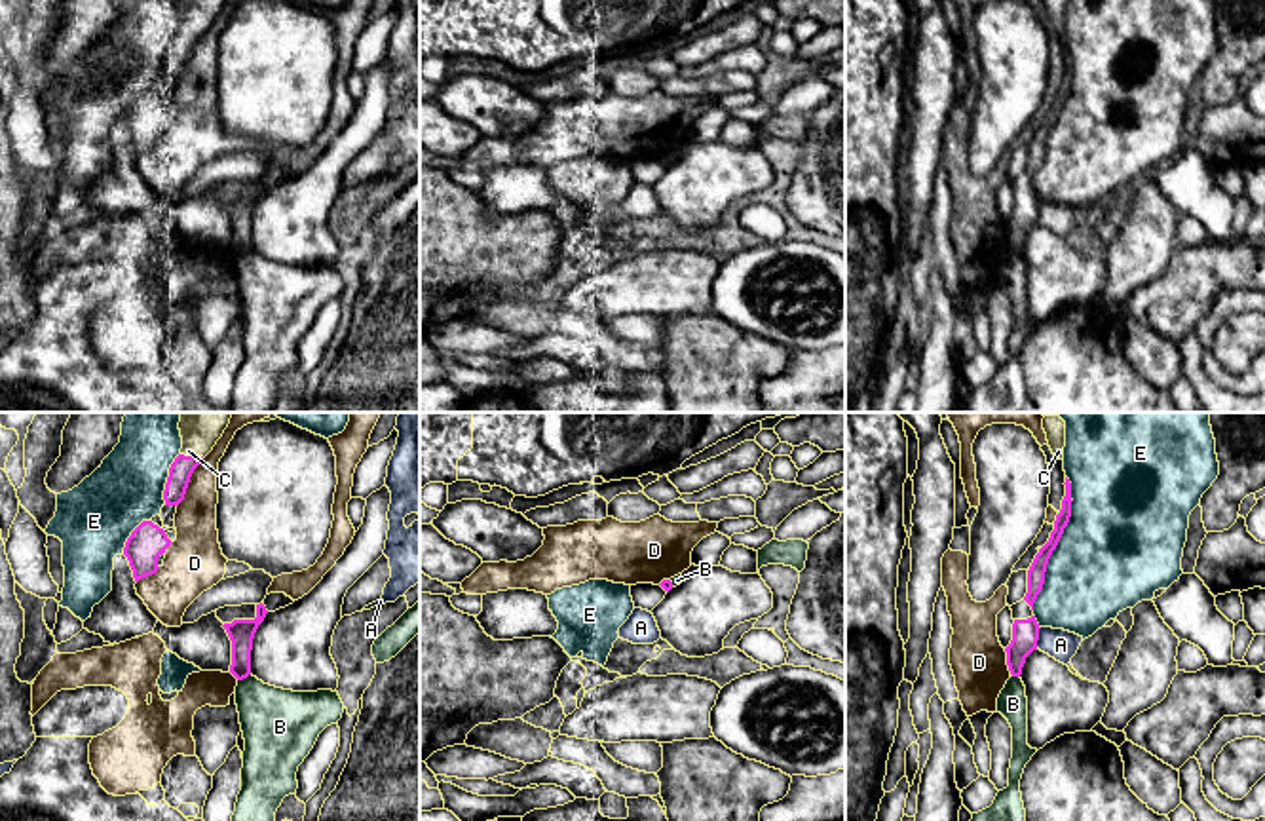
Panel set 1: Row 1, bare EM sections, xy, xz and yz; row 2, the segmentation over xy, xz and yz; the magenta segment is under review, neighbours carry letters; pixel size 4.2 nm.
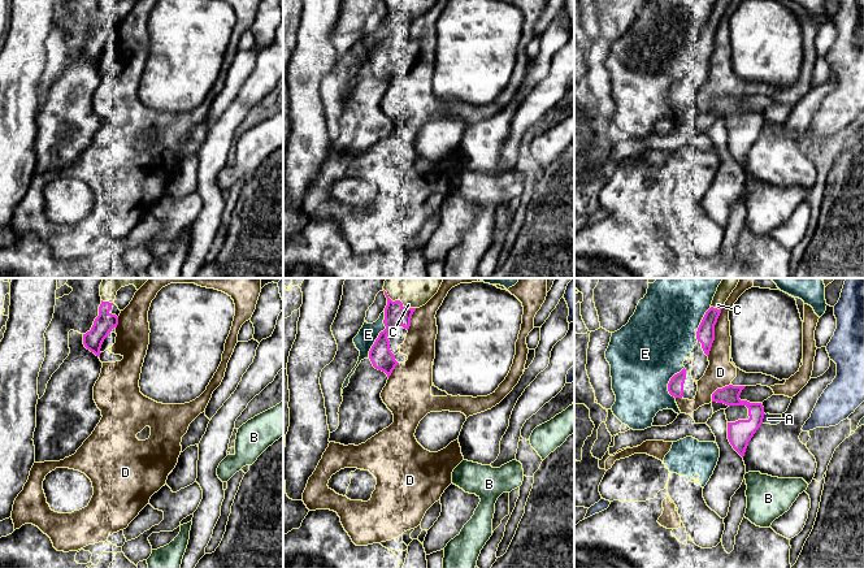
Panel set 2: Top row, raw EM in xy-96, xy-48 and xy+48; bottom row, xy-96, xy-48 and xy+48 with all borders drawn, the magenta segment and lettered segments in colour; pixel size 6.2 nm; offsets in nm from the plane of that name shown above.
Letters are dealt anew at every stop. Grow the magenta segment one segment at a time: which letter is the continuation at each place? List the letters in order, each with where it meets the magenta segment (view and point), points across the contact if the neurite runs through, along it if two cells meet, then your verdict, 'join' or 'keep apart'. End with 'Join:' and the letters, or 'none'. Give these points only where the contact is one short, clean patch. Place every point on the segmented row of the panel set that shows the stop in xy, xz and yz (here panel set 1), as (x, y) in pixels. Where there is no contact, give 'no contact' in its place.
A: meets magenta in yz at (1038, 637); border along yz (1041, 628), (1036, 647); keep apart
B: meets magenta in xy at (244, 677); border along xy (249, 673), (238, 681); keep apart
C: meets magenta in xy at (192, 457); join
D: meets magenta in xy at (188, 481); keep apart
E: meets magenta in yz at (1058, 540); keep apart
Join: C

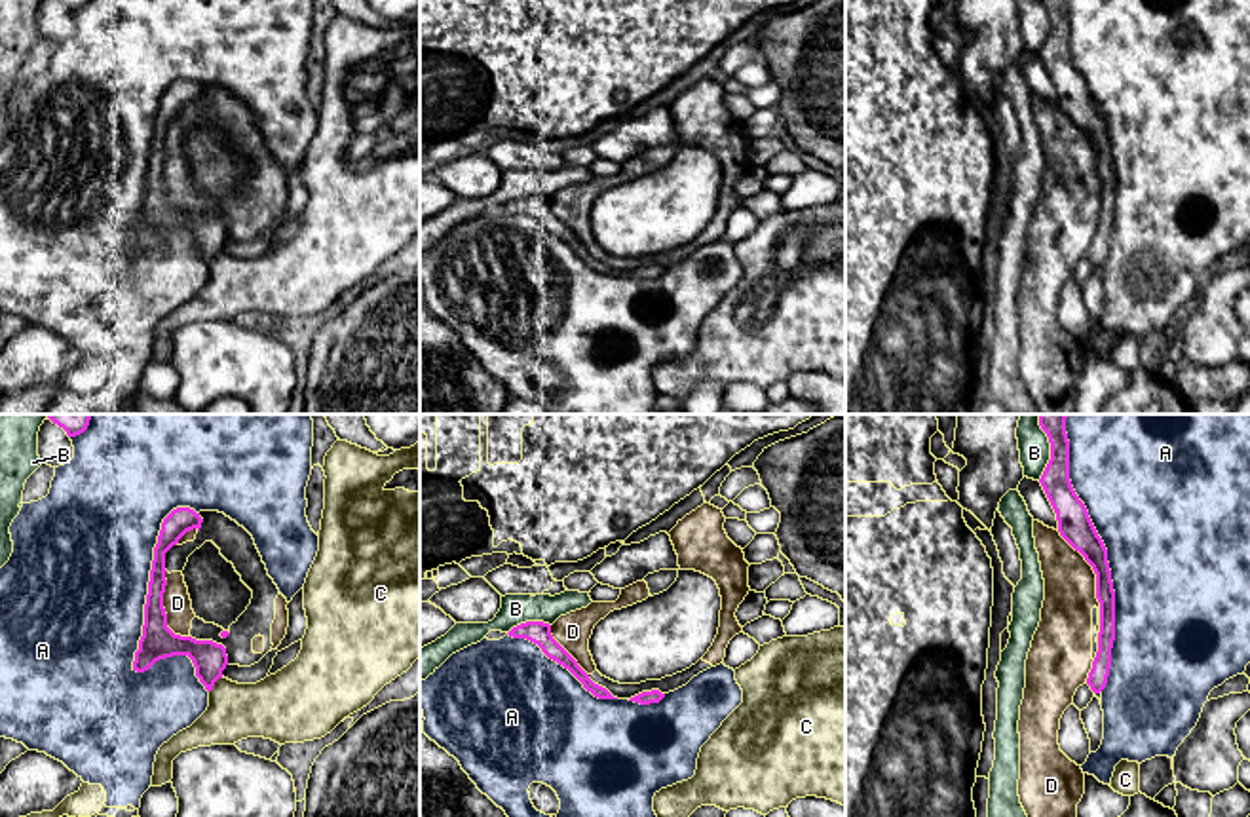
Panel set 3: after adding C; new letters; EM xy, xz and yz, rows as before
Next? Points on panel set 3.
A: meets magenta in yz at (1106, 553); keep apart
B: meets magenta in yz at (1051, 447); keep apart
C: meets magenta in xy at (213, 684); border along xy (223, 677), (209, 692); keep apart
D: meets magenta in yz at (1097, 582); keep apart
Join: none

